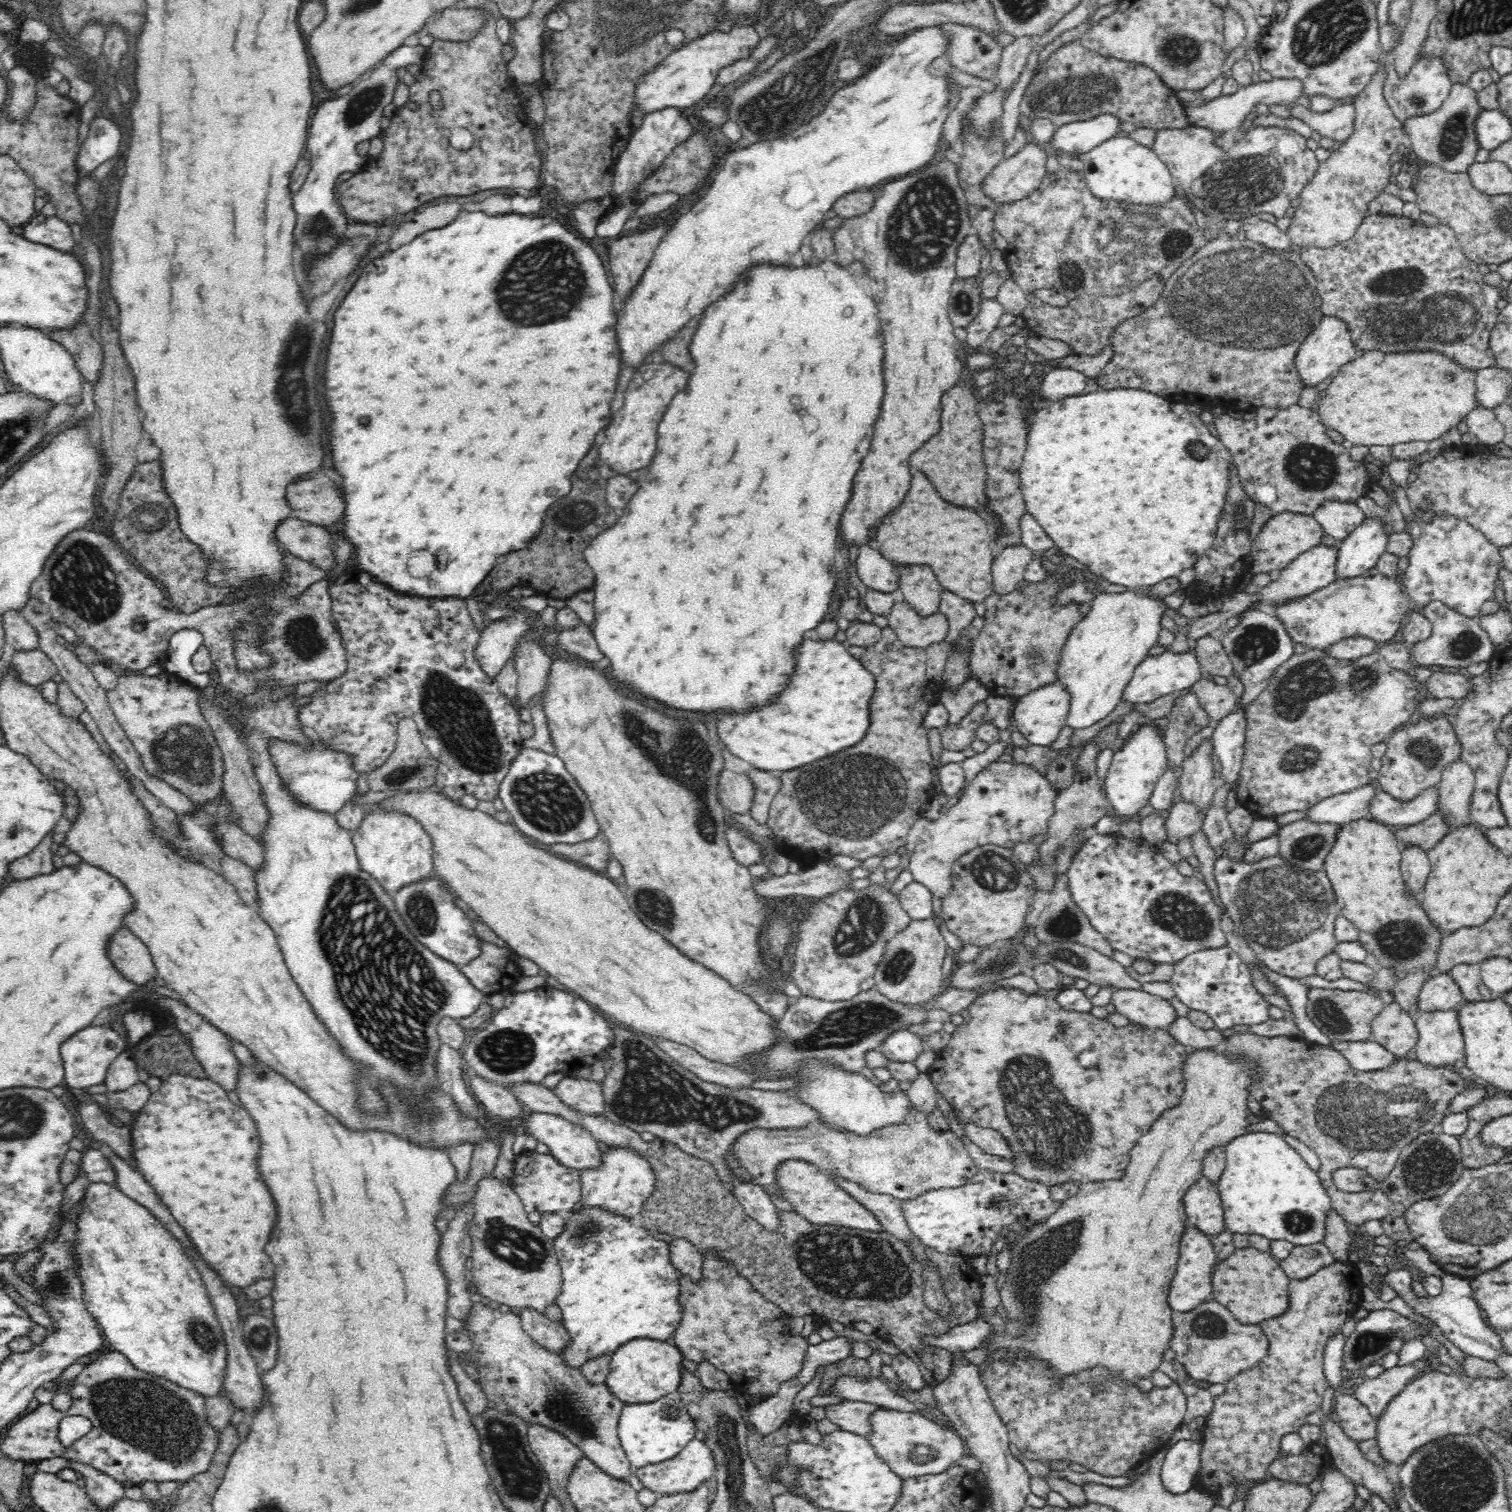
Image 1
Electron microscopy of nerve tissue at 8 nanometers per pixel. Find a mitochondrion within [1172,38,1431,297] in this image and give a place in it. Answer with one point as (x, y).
(1257, 180)

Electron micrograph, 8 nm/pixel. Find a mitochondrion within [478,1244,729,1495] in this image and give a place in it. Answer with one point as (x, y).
(563, 1405)

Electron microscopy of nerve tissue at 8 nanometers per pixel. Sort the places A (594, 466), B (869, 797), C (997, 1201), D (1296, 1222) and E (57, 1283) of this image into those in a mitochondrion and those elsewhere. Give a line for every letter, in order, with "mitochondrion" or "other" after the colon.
A: other
B: mitochondrion
C: mitochondrion
D: mitochondrion
E: mitochondrion

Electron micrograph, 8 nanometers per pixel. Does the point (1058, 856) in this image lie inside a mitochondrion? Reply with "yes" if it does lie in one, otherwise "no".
yes

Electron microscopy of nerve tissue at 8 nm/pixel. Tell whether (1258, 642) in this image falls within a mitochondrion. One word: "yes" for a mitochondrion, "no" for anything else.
yes

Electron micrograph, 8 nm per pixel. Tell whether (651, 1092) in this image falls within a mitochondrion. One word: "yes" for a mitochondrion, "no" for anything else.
yes

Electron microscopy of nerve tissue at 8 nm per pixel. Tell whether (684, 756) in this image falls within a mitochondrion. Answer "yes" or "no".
yes

